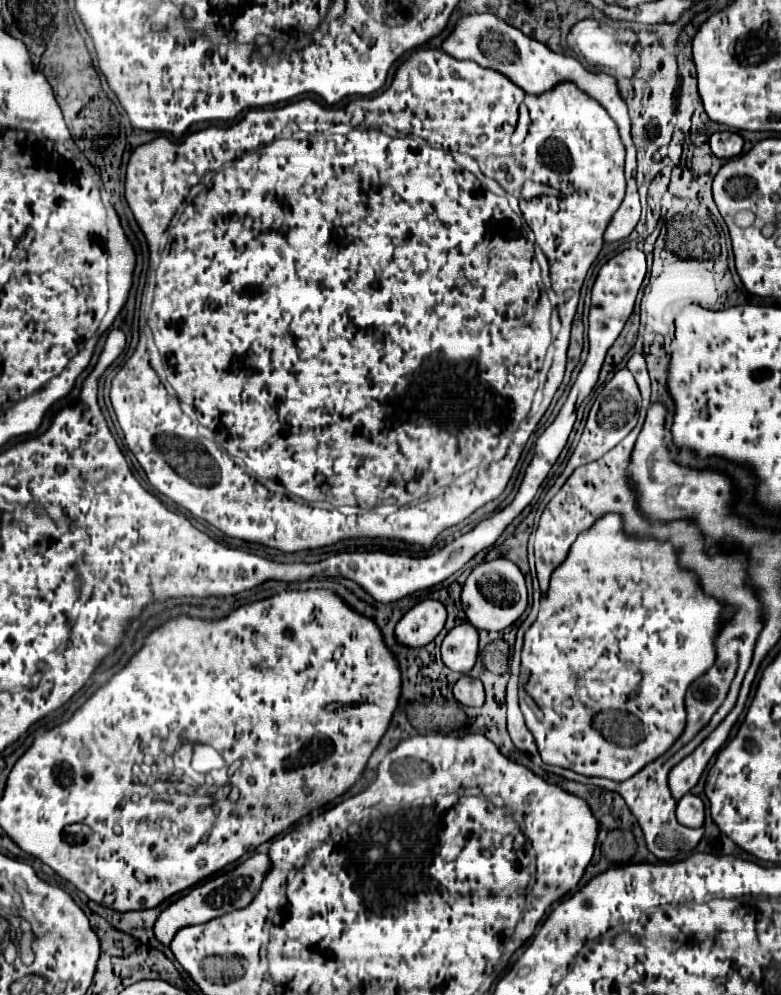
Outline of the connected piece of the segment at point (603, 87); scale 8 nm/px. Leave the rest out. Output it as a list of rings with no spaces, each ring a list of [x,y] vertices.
[[[472,14],[472,16],[460,18],[460,22],[452,30],[452,34],[444,40],[442,50],[446,54],[458,58],[458,60],[472,60],[482,68],[490,68],[490,70],[496,70],[496,72],[504,74],[516,86],[522,86],[522,90],[526,94],[540,96],[540,94],[552,90],[552,86],[556,88],[560,82],[576,82],[576,86],[580,90],[584,90],[586,94],[590,94],[590,98],[600,102],[600,106],[604,106],[604,110],[608,110],[610,118],[616,122],[616,126],[620,130],[620,138],[626,146],[626,182],[628,182],[626,198],[620,204],[620,208],[614,212],[614,216],[612,216],[612,220],[610,220],[610,224],[604,232],[604,240],[608,240],[608,242],[622,240],[634,230],[634,226],[640,218],[640,200],[638,200],[638,190],[636,190],[636,180],[634,180],[634,174],[636,174],[636,148],[634,148],[634,142],[630,138],[628,108],[626,108],[624,100],[618,94],[614,78],[610,78],[606,74],[586,72],[576,58],[552,52],[542,42],[524,36],[520,30],[508,26],[500,18],[496,18],[494,14]]]

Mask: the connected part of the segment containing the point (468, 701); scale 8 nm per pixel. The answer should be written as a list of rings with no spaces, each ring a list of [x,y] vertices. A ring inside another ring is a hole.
[[[462,676],[454,684],[454,698],[464,706],[482,706],[484,704],[484,686],[478,678]]]

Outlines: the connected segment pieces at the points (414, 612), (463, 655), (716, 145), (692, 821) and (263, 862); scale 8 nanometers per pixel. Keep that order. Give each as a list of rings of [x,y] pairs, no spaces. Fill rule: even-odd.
[[[422,600],[396,624],[396,640],[406,646],[432,642],[446,624],[446,606],[440,600]]]
[[[458,624],[452,628],[442,642],[442,660],[444,664],[458,672],[468,674],[478,656],[478,630],[472,624]]]
[[[724,130],[724,132],[714,132],[710,136],[710,148],[718,158],[734,158],[742,152],[744,140],[738,132]]]
[[[686,794],[676,804],[676,818],[680,824],[688,828],[702,826],[704,824],[704,802],[694,794]]]
[[[254,854],[250,858],[246,858],[246,862],[238,868],[232,868],[232,870],[226,870],[226,872],[220,872],[216,876],[212,876],[210,880],[206,880],[204,884],[192,888],[186,896],[182,896],[180,900],[172,902],[156,920],[154,924],[154,934],[156,938],[162,942],[162,944],[170,944],[174,934],[184,928],[184,926],[192,926],[192,924],[202,924],[202,922],[208,922],[212,918],[218,918],[226,912],[232,912],[232,910],[240,910],[240,908],[246,908],[254,898],[256,894],[260,892],[260,886],[270,870],[272,862],[268,858],[268,854]]]

